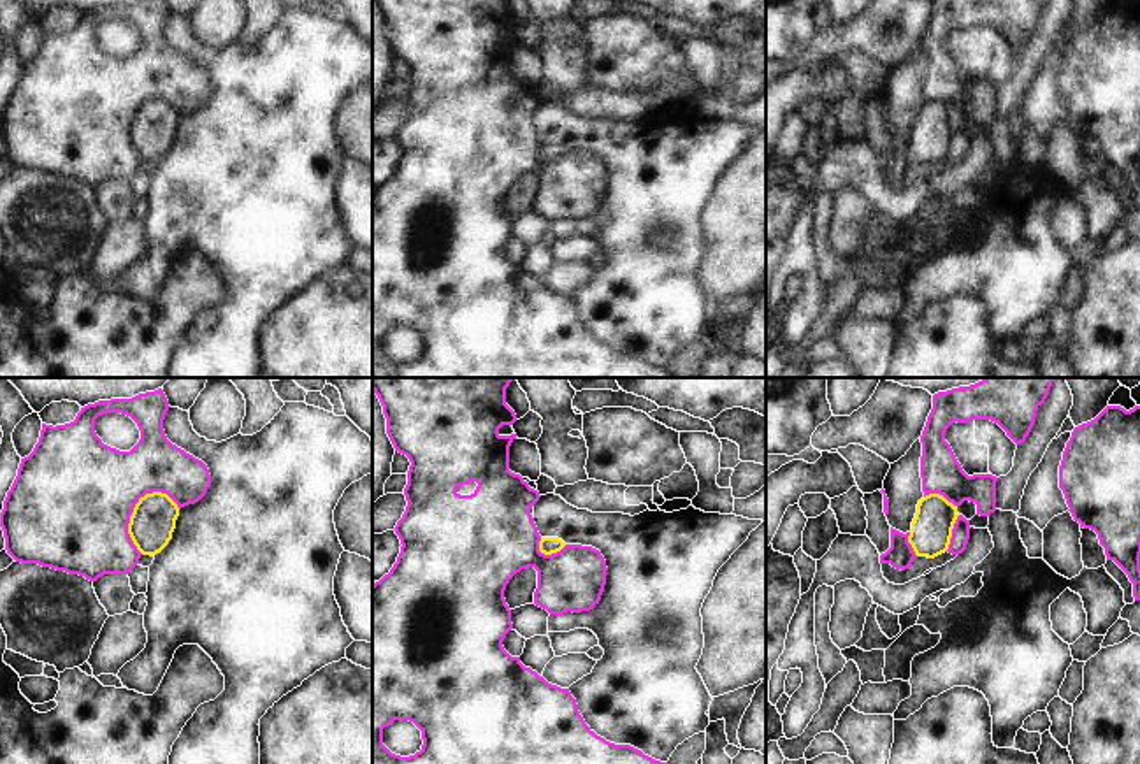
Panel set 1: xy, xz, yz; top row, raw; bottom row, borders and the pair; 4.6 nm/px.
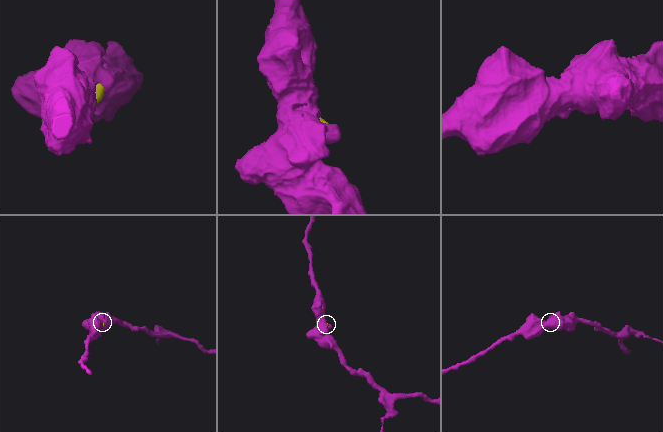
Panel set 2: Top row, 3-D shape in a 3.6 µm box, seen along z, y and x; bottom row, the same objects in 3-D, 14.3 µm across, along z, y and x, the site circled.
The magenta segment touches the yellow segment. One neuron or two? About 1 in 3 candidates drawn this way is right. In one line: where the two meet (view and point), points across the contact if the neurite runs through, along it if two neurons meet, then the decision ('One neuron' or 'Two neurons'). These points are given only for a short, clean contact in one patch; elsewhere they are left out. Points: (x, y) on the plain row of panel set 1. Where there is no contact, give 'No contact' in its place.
Touches magenta at xy (132, 118). Boundary: xy (165, 99), (146, 99), (134, 115), (129, 143), (141, 160). Two neurons.

